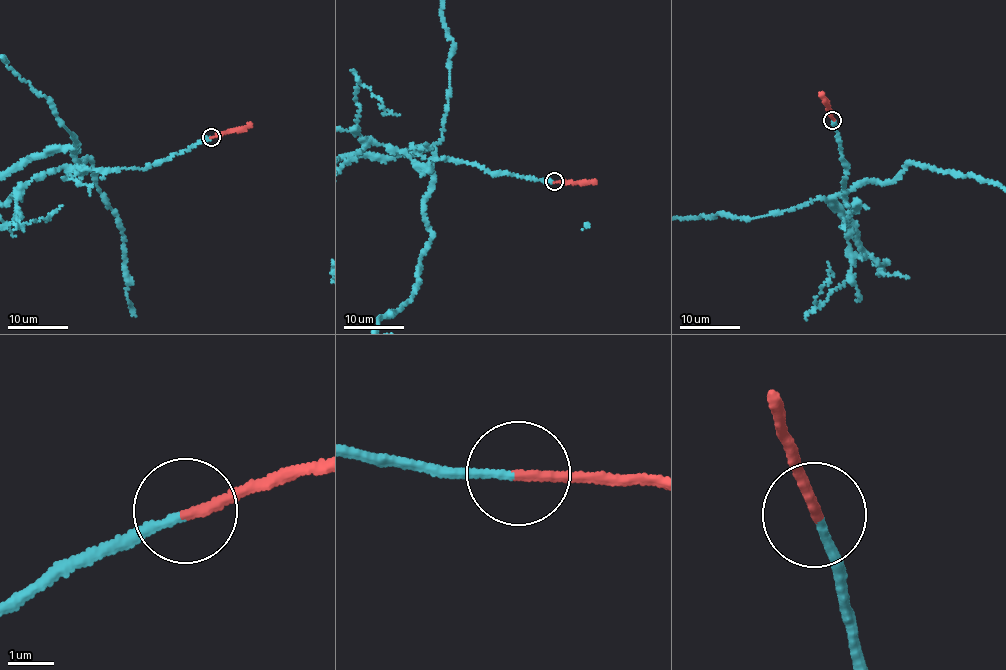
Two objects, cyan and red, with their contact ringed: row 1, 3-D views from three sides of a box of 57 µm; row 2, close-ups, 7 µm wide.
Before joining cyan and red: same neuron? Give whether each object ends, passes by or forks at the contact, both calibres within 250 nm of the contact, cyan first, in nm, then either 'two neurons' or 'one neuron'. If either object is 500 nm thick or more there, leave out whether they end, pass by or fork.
cyan ends | red ends | 190/240 nm | one neuron

